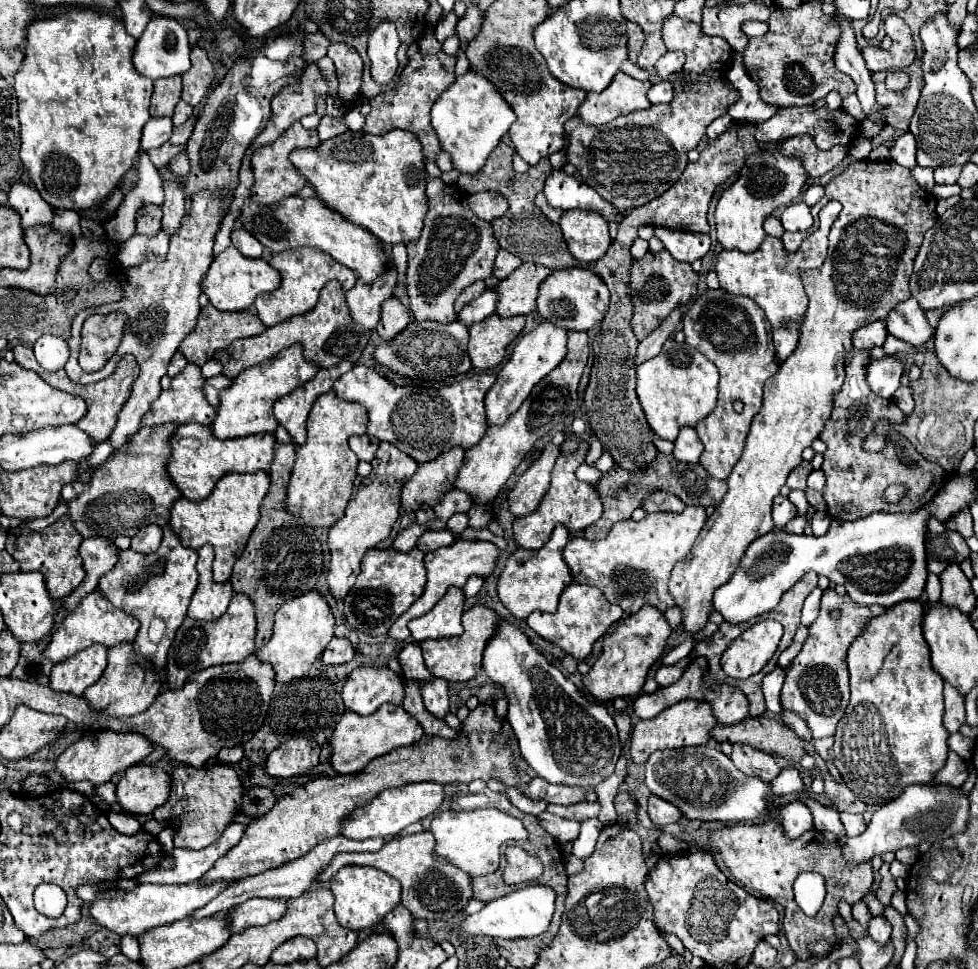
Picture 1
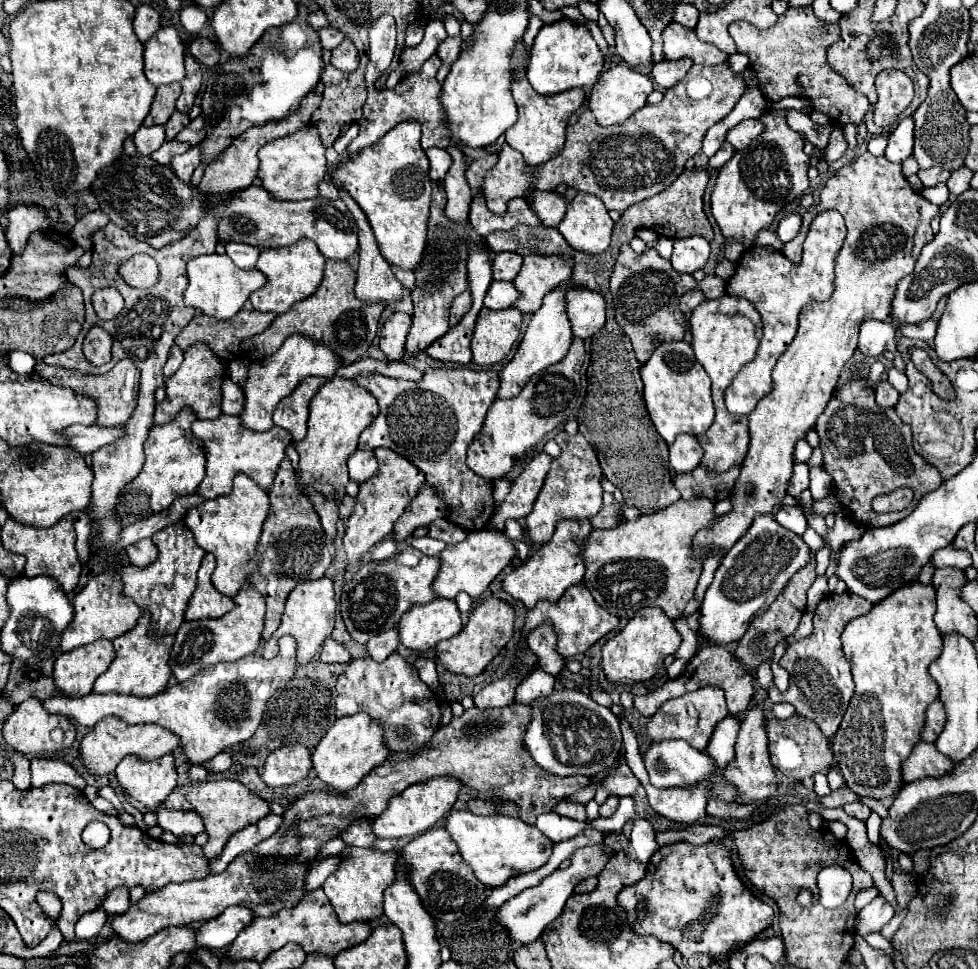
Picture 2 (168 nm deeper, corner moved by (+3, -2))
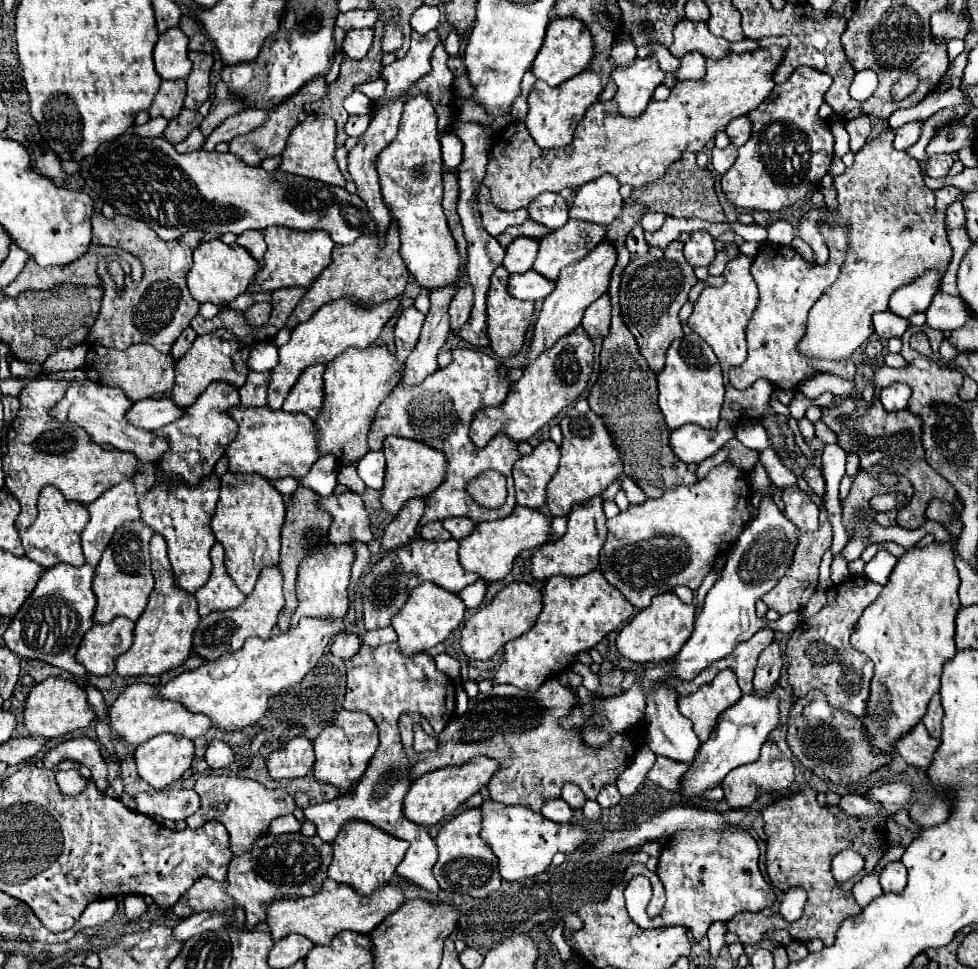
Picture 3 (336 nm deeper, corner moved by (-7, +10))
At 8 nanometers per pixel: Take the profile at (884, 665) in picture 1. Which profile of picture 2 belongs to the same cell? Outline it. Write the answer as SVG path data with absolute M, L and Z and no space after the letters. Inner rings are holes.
M912 580L886 596L872 606L872 610L856 620L846 624L842 632L842 652L852 668L856 692L850 700L850 706L844 714L840 730L832 740L832 750L838 762L838 768L848 784L848 788L860 796L870 796L876 800L894 796L902 786L900 764L912 752L914 744L920 742L920 730L924 724L926 706L936 700L938 684L928 674L928 666L940 656L942 652L942 636L932 620L936 612L936 588L932 584L922 584Z

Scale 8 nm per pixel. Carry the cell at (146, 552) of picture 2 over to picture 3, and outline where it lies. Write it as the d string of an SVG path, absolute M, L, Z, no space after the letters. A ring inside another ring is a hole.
M154 534L150 540L150 560L152 560L152 574L154 574L154 590L150 594L150 602L142 616L134 626L134 642L132 646L116 660L116 674L118 676L160 676L162 672L178 668L188 656L192 648L192 632L200 620L196 598L178 590L174 586L174 574L166 554L166 542L162 536Z

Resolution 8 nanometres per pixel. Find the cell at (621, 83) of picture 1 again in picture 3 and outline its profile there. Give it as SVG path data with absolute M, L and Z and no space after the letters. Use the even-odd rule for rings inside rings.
M636 58L628 66L612 70L610 78L616 84L616 104L622 116L638 116L644 112L656 86L664 82L664 72L658 68L654 58Z

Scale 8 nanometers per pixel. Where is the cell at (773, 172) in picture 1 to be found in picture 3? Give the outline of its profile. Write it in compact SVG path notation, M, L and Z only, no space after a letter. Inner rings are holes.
M800 66L748 114L754 124L752 136L738 148L738 160L722 176L722 192L730 204L746 210L778 212L804 198L822 180L832 162L834 138L828 122L818 116L818 108L830 84L830 74Z

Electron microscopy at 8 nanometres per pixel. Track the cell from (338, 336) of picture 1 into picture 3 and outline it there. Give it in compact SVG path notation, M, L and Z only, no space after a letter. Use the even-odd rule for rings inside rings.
M394 224L388 230L384 248L378 246L376 234L358 238L356 242L352 242L348 246L334 246L332 264L306 290L306 294L302 296L302 300L290 314L284 328L292 330L296 324L306 322L306 318L310 318L310 314L314 314L320 306L334 302L338 298L352 298L352 302L356 302L362 308L374 308L386 300L398 298L404 292L406 280L408 280L408 268L406 268L404 260L400 258L398 248L400 248L400 240L398 240L398 230Z

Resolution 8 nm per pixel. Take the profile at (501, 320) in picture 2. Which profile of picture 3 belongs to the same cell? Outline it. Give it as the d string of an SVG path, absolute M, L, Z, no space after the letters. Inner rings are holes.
M504 266L498 268L498 272L494 272L492 276L492 284L490 284L490 290L488 290L488 320L486 320L486 326L488 326L488 338L490 338L490 348L494 350L496 356L500 358L508 358L508 356L514 356L518 354L518 350L522 348L524 344L524 338L526 338L526 330L532 322L532 314L534 314L534 302L528 302L528 300L516 300L512 298L508 292L506 292L506 280L508 280L508 272Z

